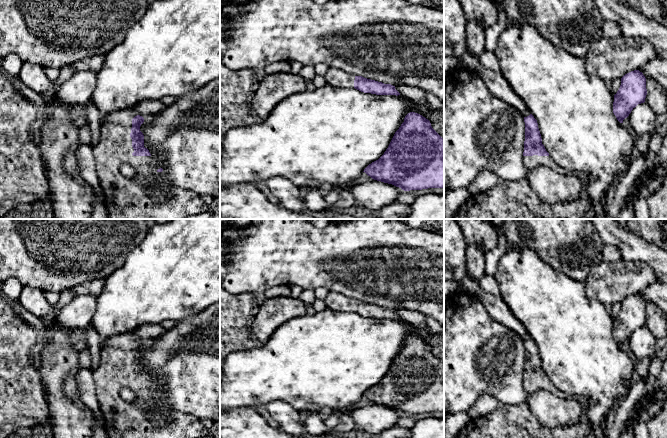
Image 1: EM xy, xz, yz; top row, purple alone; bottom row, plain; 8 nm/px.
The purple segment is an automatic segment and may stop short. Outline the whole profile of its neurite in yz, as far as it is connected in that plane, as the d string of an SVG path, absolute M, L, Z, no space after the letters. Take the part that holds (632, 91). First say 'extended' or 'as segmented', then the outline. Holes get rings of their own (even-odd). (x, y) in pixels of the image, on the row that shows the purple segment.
as segmented | M639 70L631 71L621 78L621 85L614 95L613 113L620 123L631 111L645 102L647 95L646 78Z

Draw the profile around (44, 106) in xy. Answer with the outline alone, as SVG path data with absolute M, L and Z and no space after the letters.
M18 76L11 79L16 90L35 105L40 117L44 119L52 113L54 105L49 100L48 95L38 94L34 90L30 89L19 79Z

